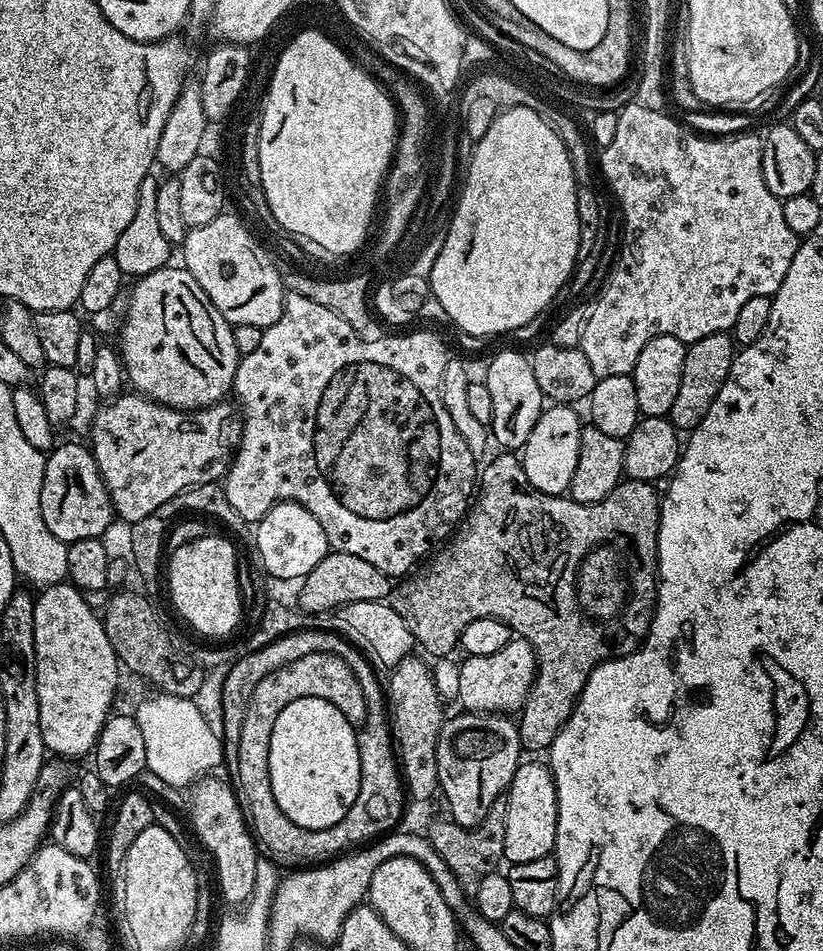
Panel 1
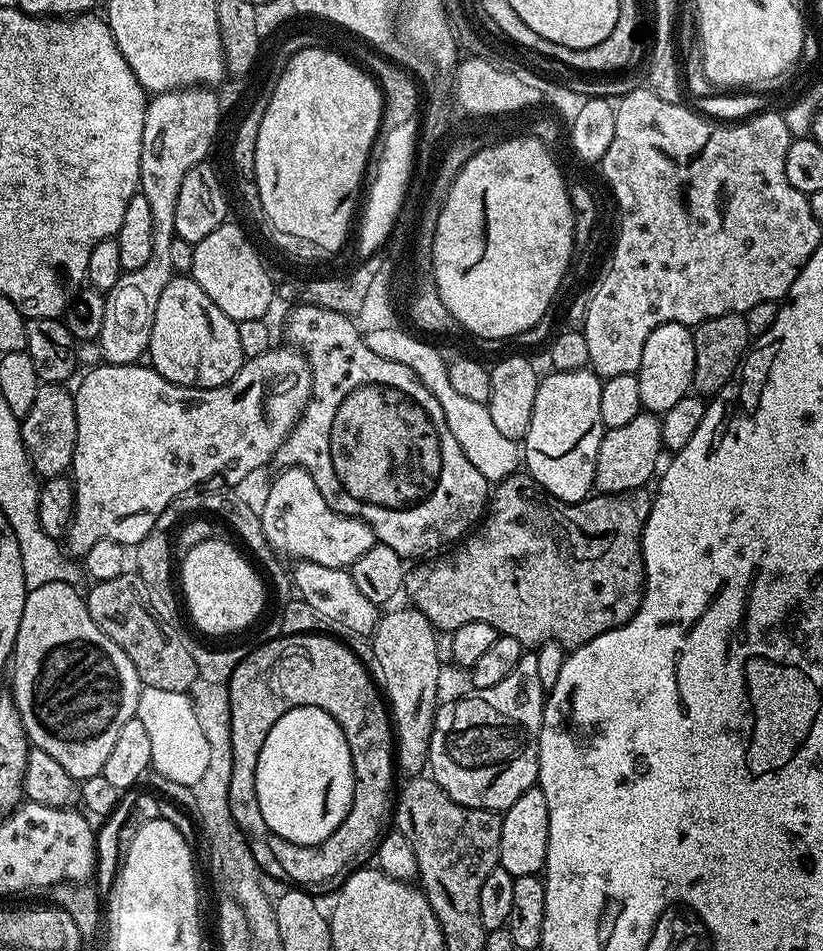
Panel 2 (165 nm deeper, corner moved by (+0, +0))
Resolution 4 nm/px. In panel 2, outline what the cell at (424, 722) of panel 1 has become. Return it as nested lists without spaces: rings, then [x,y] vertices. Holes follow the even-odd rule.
[[[407,606],[408,608],[396,608],[393,612],[385,611],[381,615],[380,621],[376,623],[376,628],[372,631],[370,643],[372,643],[372,660],[376,663],[374,666],[374,679],[379,687],[380,692],[386,701],[387,707],[390,709],[391,723],[394,725],[394,764],[397,769],[400,768],[405,773],[405,777],[411,778],[419,776],[428,767],[428,751],[430,750],[430,738],[432,737],[432,727],[436,721],[436,710],[438,707],[438,676],[442,667],[442,661],[438,658],[438,650],[436,649],[437,629],[432,627],[432,623],[426,618],[426,614],[419,612],[415,606]]]

